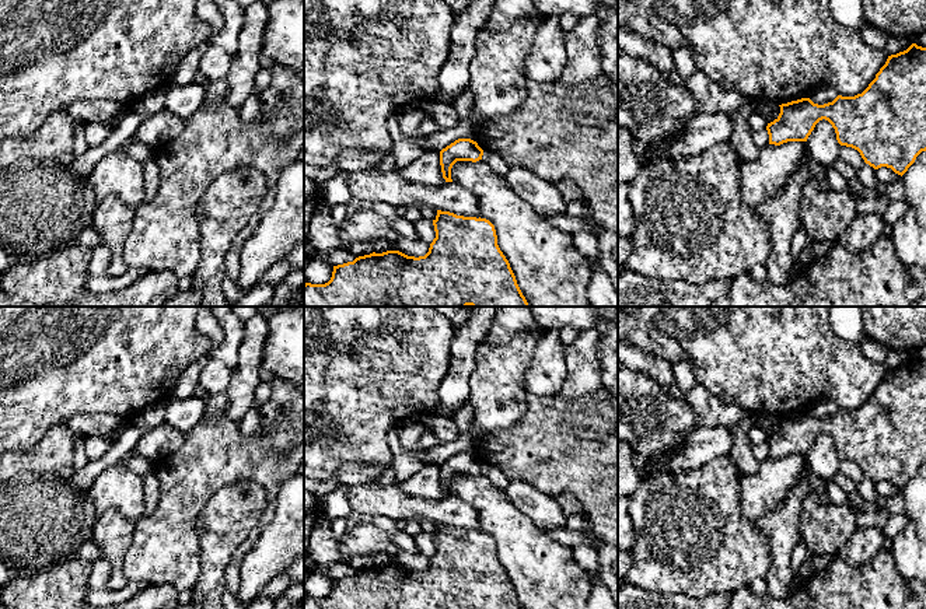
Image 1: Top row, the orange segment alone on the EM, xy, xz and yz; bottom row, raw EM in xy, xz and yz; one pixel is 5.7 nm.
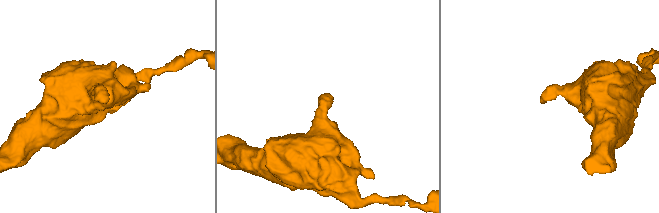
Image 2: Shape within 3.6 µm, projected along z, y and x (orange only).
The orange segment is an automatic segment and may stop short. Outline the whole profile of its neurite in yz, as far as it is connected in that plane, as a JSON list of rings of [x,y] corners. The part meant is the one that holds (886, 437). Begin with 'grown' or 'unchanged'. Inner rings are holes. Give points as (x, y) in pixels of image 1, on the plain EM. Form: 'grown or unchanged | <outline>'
unchanged | [[[912,357],[906,364],[888,370],[862,407],[838,409],[824,419],[801,412],[779,420],[779,430],[766,440],[769,458],[807,455],[815,438],[825,433],[835,442],[841,459],[857,463],[874,483],[887,480],[902,490],[916,470],[926,465],[926,361]]]

